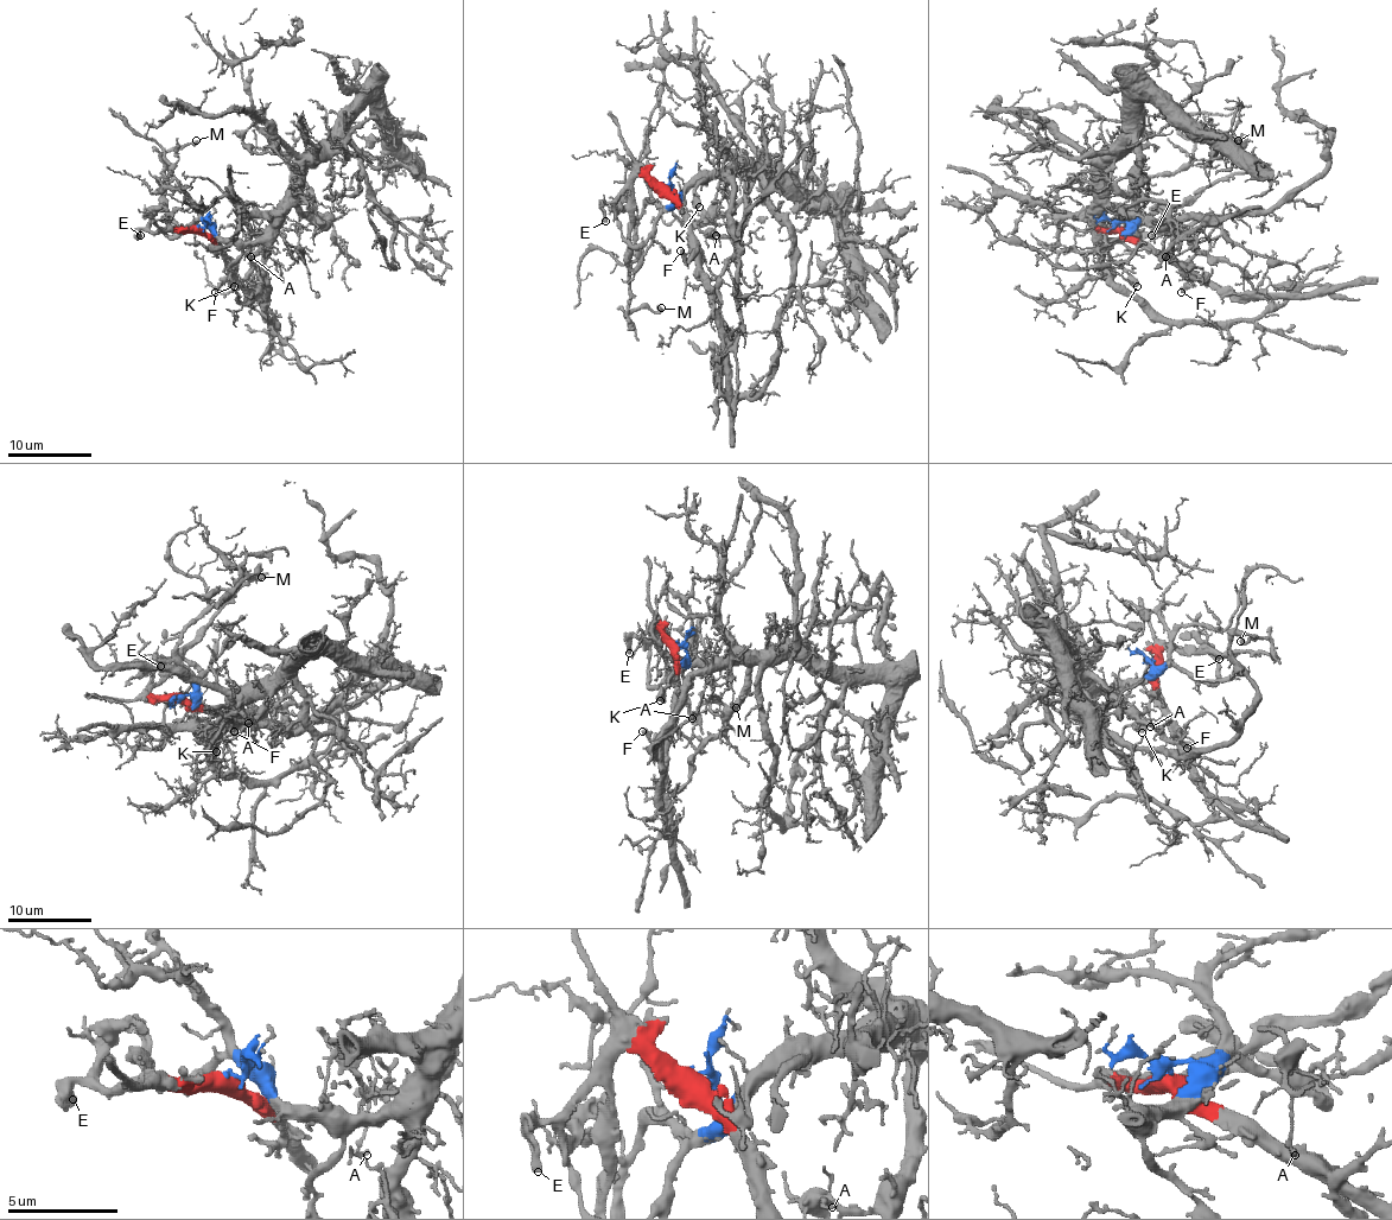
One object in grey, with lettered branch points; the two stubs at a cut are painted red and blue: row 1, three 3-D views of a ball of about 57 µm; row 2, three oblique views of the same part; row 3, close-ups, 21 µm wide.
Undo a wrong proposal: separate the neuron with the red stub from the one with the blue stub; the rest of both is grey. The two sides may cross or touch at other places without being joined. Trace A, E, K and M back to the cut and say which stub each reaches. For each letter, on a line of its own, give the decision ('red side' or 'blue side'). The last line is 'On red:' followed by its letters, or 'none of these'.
A: blue side
E: red side
K: blue side
M: red side
On red: E, M

